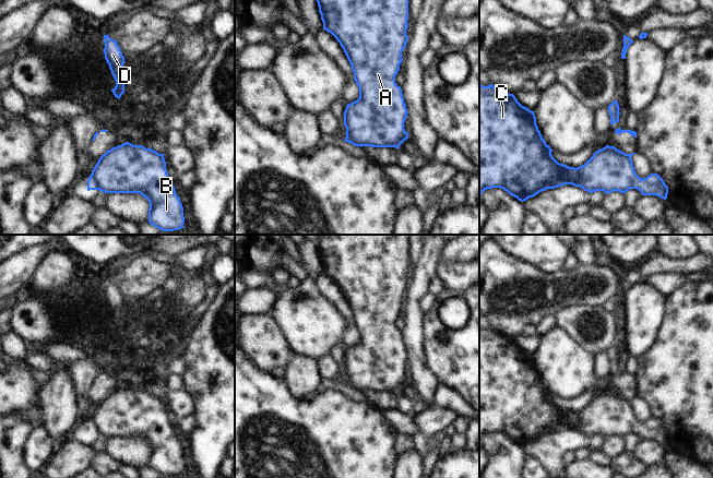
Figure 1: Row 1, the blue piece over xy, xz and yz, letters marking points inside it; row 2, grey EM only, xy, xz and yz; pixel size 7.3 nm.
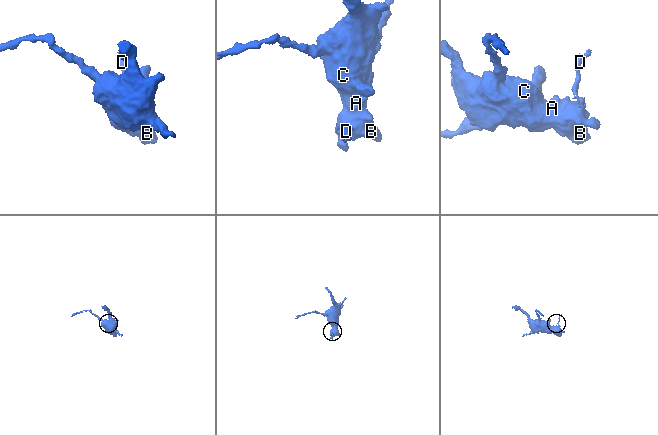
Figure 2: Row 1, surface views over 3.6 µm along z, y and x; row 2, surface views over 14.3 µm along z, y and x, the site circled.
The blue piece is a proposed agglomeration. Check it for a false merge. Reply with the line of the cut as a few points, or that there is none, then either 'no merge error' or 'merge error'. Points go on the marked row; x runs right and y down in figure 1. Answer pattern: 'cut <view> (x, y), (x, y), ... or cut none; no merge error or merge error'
cut xz (346, 134), (358, 145); merge error

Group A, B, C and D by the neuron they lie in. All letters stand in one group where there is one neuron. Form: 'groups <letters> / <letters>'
groups A B C / D

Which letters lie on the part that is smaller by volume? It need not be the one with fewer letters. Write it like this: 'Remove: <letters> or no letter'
Remove: D.

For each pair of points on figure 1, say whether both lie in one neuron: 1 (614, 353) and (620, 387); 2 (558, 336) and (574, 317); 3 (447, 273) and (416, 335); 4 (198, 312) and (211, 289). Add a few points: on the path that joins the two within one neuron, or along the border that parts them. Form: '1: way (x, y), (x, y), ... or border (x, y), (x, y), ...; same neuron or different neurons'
1: way (614, 361), (615, 379); same neuron
2: border (556, 324), (561, 326), (582, 346); different neurons
3: border (440, 259), (437, 264), (436, 275); different neurons
4: way (202, 307), (209, 295); same neuron

